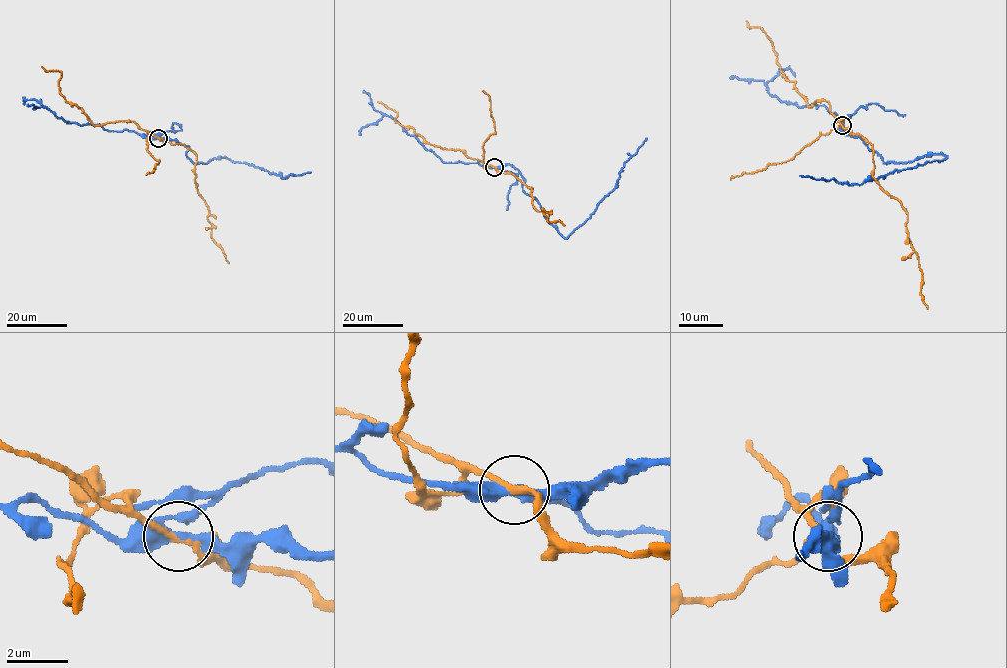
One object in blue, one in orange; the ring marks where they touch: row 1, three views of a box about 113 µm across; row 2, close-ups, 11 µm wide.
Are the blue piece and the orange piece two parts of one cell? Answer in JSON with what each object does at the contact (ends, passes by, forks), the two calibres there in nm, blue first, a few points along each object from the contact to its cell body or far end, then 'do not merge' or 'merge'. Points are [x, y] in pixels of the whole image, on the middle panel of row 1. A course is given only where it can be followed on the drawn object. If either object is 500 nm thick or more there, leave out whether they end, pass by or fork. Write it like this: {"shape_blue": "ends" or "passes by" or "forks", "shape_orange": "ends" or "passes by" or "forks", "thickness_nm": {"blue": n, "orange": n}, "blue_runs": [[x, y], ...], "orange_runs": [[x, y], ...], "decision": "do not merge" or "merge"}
{"shape_blue": "forks", "shape_orange": "passes by", "thickness_nm": {"blue": 280, "orange": 180}, "blue_runs": [[493, 167], [512, 164], [525, 179], [522, 190], [566, 238], [614, 188], [623, 164], [647, 138]], "orange_runs": [[493, 167], [533, 188], [533, 206], [545, 211], [548, 221], [565, 225]], "decision": "do not merge"}

